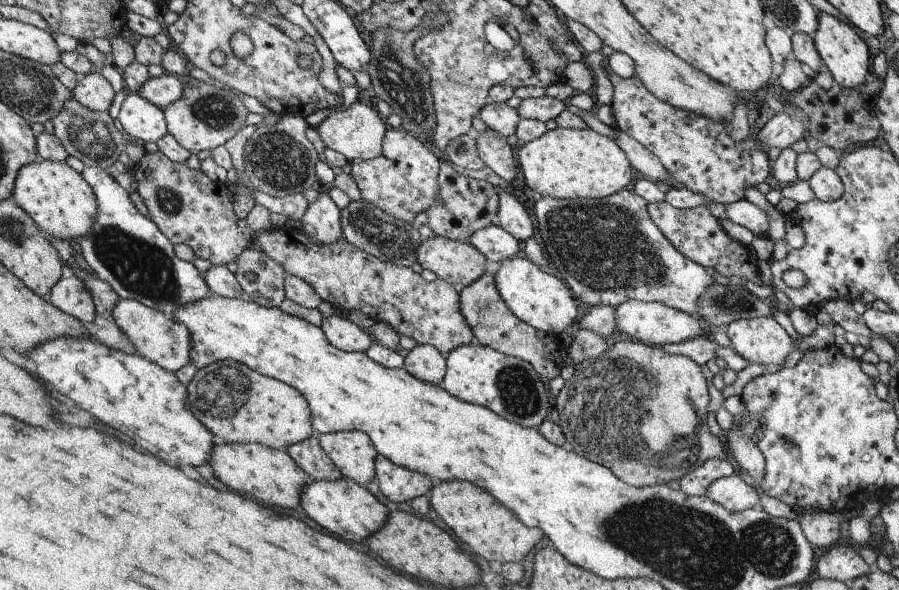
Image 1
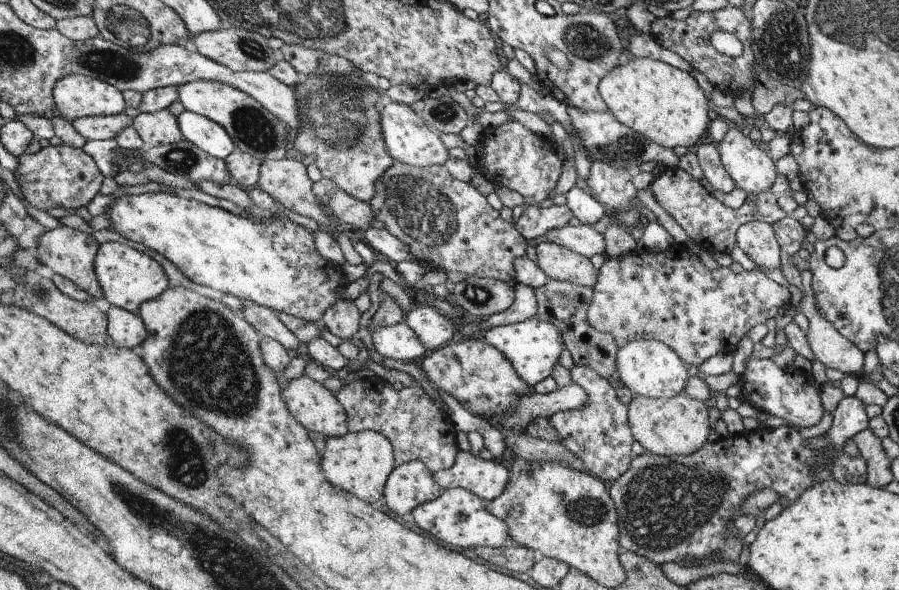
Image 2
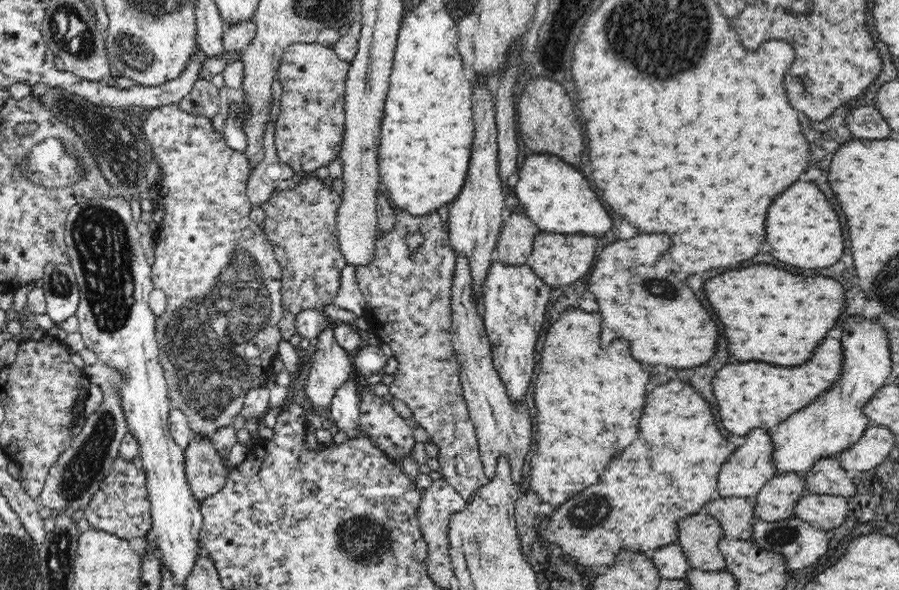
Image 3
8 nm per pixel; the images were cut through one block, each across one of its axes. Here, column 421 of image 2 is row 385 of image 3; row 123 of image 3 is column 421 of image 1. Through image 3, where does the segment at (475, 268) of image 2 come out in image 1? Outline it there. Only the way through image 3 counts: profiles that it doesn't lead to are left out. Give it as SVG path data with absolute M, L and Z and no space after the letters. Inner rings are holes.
M390 127L384 136L382 154L372 160L351 161L361 198L368 204L411 224L420 213L428 210L438 198L438 173L442 159L415 136L400 128Z

